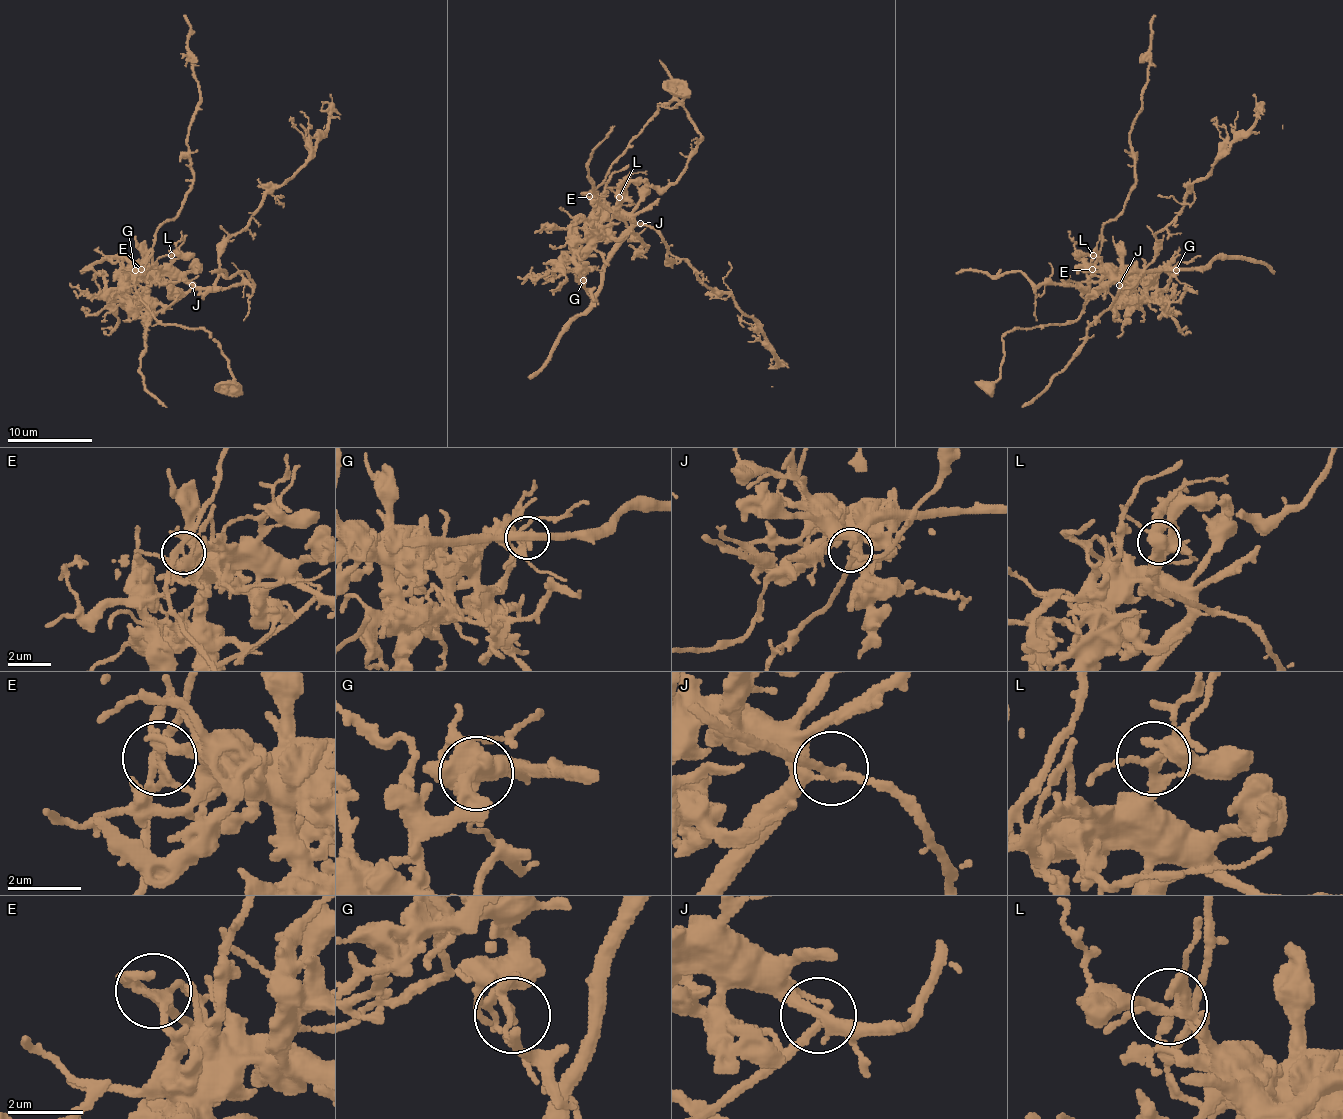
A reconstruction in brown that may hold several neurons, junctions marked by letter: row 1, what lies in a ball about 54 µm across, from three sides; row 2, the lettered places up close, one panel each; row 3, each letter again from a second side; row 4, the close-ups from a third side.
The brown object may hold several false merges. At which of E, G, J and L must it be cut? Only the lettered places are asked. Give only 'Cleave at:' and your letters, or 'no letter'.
Cleave at: E, J

